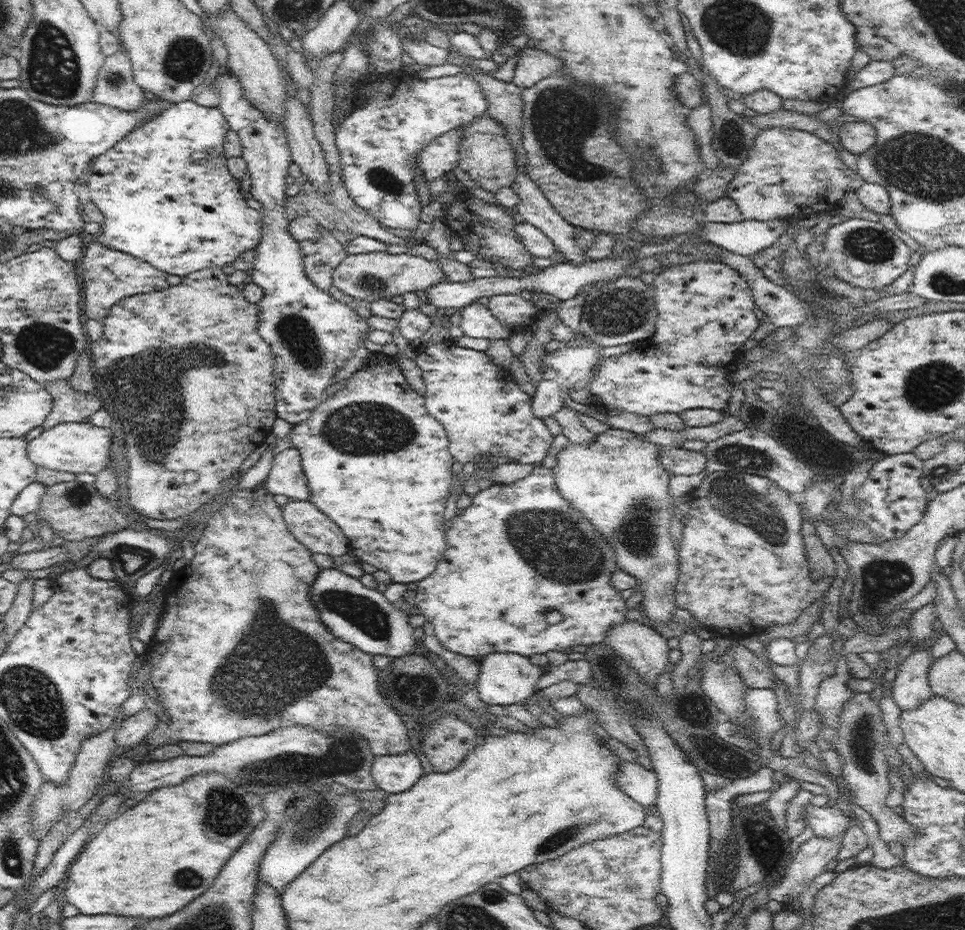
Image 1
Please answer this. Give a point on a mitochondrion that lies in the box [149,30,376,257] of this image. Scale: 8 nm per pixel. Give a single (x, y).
(184, 59)

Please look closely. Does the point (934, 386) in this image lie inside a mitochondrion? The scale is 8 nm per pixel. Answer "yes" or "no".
yes

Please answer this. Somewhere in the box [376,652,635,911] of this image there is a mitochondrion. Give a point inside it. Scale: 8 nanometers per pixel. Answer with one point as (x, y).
(416, 691)

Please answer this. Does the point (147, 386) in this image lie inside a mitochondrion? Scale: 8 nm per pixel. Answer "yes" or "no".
yes

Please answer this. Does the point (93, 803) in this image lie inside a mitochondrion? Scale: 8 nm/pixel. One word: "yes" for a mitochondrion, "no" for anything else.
no

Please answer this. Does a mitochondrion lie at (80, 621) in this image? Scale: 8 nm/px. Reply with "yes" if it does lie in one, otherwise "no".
no

